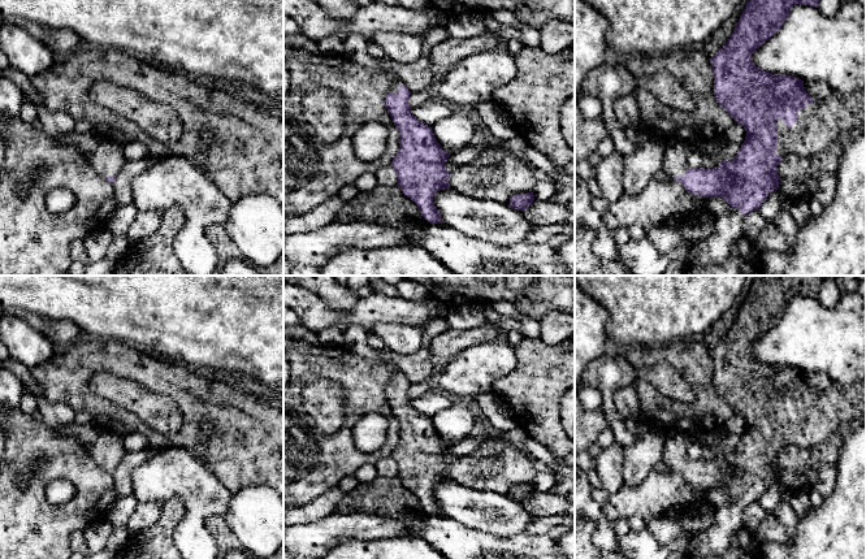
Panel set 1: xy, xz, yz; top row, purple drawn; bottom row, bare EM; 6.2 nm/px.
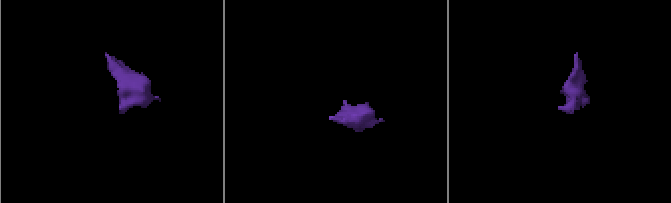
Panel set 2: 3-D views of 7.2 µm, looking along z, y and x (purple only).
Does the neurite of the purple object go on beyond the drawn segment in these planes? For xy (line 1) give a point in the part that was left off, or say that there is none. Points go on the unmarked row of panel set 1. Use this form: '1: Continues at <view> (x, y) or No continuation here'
1: Continues at xy (108, 450)

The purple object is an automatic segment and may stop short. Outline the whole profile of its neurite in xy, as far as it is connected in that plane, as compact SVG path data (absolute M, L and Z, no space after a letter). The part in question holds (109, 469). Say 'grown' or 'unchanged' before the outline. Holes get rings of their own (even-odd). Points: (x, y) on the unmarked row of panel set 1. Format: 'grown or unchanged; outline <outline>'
grown; outline M103 432L95 442L90 443L87 450L92 460L112 474L126 454L124 438L107 432Z

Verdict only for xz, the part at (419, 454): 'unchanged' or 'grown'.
grown

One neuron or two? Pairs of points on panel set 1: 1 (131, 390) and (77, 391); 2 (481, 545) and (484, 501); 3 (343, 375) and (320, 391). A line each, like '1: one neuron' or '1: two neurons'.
1: two neurons
2: two neurons
3: two neurons

